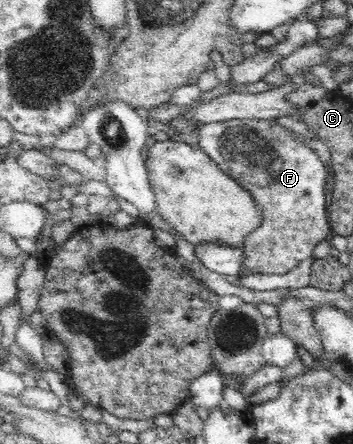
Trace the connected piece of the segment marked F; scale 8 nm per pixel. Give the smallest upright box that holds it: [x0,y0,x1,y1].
[199,117,332,275]

